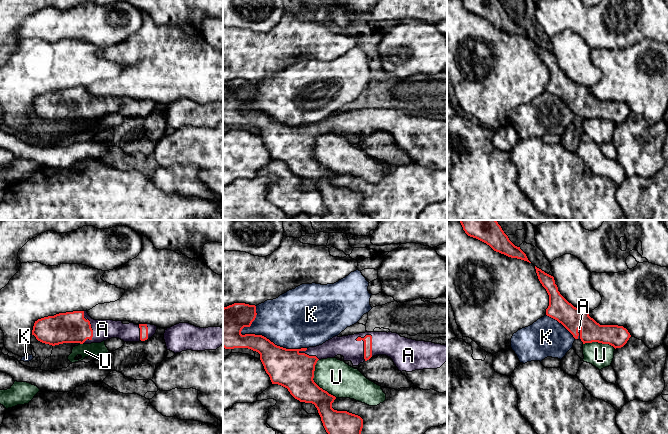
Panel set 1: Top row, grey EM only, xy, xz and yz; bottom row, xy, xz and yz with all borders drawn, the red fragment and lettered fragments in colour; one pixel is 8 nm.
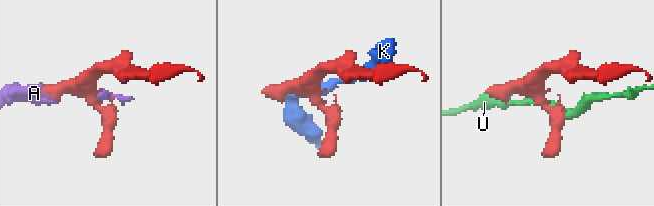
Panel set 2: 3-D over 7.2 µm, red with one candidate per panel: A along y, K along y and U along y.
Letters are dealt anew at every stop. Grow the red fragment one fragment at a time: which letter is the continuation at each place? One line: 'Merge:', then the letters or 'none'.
Merge: A

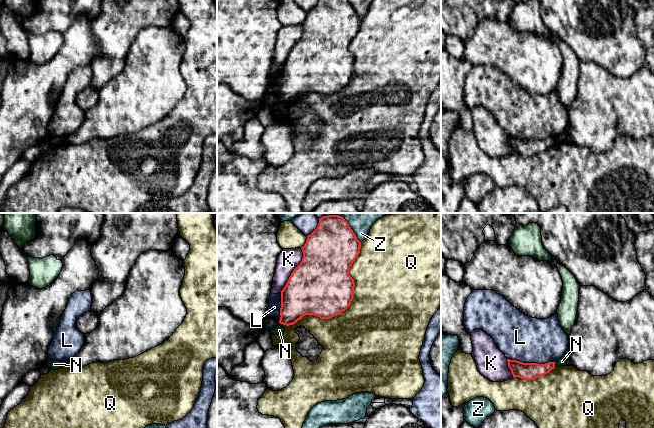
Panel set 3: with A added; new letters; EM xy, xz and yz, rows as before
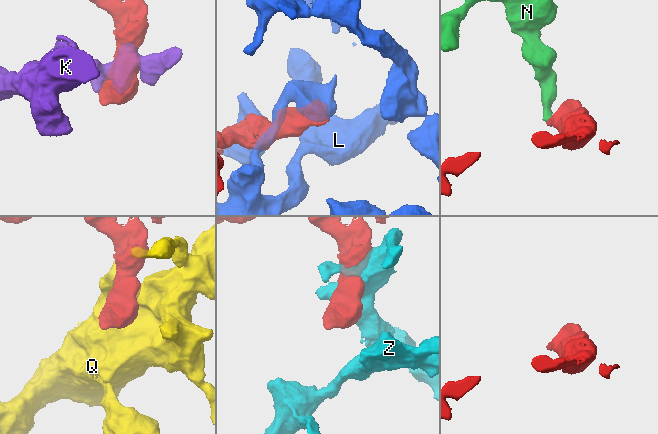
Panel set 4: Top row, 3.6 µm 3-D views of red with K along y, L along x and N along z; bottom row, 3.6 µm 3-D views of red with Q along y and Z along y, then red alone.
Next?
Merge: none

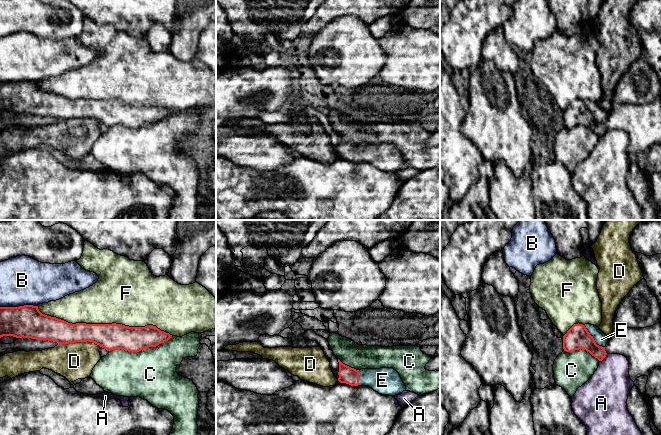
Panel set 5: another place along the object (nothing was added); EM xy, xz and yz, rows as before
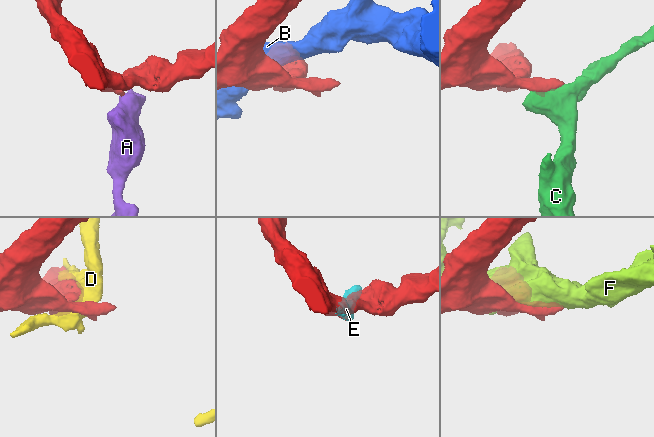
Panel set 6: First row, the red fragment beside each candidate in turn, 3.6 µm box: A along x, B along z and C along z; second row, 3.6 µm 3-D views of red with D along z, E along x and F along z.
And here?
Merge: E

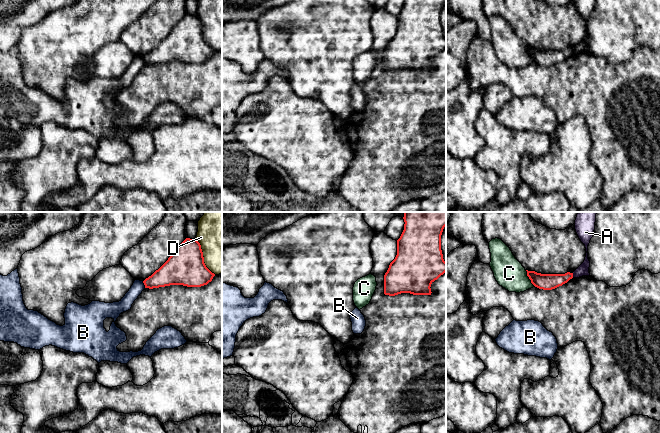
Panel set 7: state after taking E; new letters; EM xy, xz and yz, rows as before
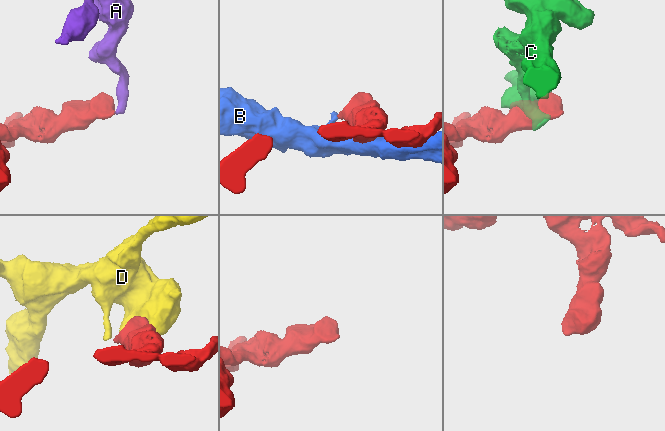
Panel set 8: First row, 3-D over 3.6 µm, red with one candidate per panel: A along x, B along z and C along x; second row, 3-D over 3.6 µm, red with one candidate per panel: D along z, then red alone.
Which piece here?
Merge: none

